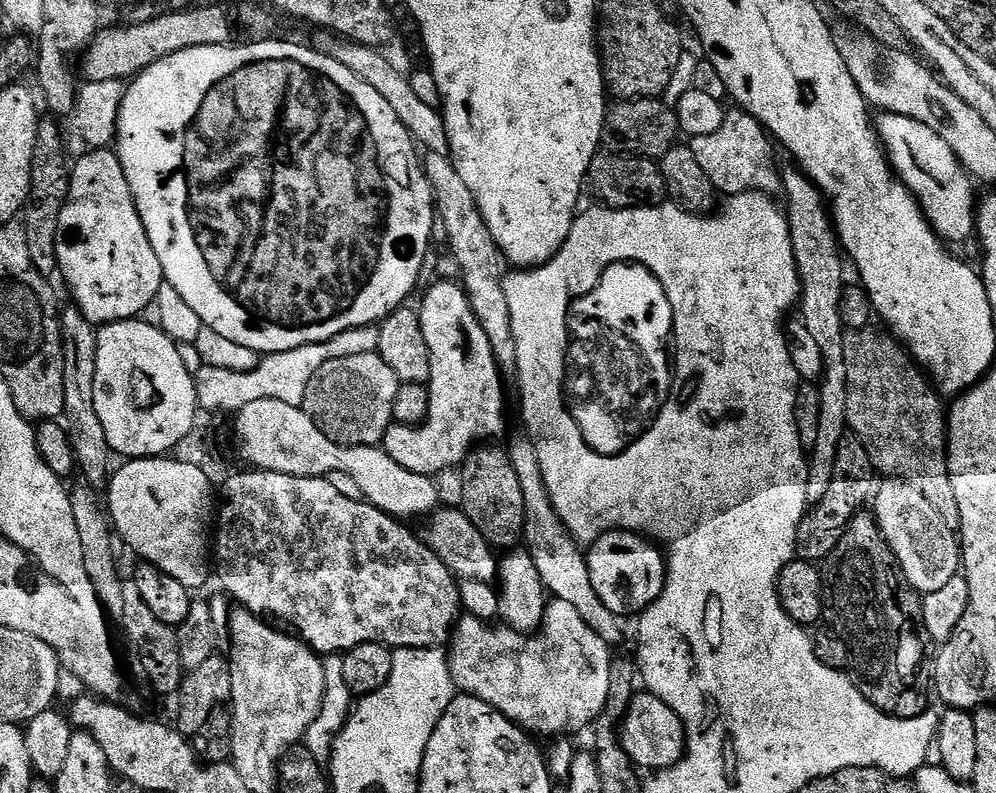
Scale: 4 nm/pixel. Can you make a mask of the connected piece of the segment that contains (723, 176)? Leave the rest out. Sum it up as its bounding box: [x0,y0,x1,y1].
[690,110,782,197]

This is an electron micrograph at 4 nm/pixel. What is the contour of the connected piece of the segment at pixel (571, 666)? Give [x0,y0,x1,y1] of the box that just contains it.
[450,599,614,736]

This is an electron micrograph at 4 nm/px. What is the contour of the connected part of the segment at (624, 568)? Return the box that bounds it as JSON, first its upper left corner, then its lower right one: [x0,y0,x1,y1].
[587,532,666,618]

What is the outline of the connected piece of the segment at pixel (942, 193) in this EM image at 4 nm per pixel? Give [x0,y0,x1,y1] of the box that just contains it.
[874,112,974,240]

